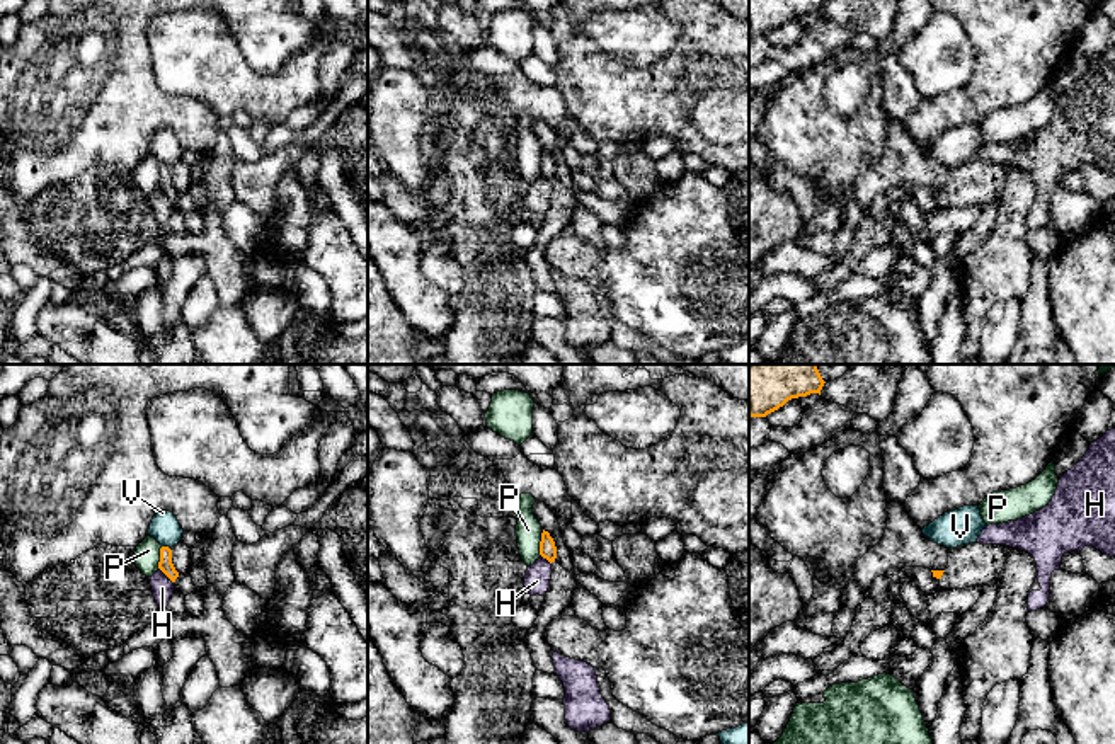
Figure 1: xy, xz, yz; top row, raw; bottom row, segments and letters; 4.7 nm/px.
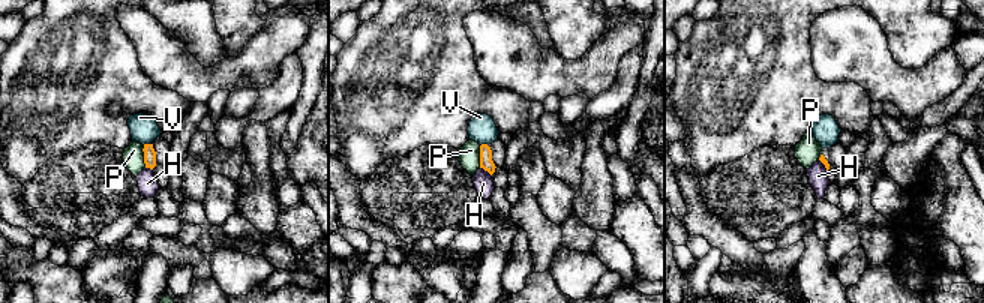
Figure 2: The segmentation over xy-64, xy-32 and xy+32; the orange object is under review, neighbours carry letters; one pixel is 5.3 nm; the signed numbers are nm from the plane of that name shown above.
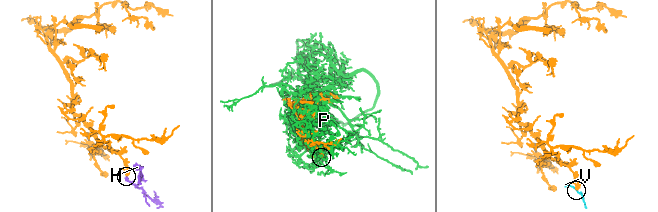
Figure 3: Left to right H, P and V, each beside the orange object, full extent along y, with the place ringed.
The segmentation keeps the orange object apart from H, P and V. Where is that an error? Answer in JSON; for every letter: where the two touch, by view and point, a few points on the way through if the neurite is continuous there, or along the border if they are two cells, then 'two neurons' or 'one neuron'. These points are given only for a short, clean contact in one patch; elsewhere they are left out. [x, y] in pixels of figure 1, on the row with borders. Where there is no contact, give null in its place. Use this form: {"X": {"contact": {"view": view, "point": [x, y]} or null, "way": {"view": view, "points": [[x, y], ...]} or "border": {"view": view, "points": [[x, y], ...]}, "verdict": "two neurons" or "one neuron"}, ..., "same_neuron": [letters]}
{"H": {"contact": {"view": "xy", "point": [165, 574]}, "border": {"view": "xy", "points": [[159, 567], [172, 583]]}, "verdict": "two neurons"}, "P": {"contact": {"view": "xz", "point": [540, 543]}, "verdict": "two neurons"}, "V": {"contact": {"view": "xy", "point": [165, 547]}, "border": {"view": "xy", "points": [[162, 545], [169, 549]]}, "verdict": "two neurons"}, "same_neuron": []}

